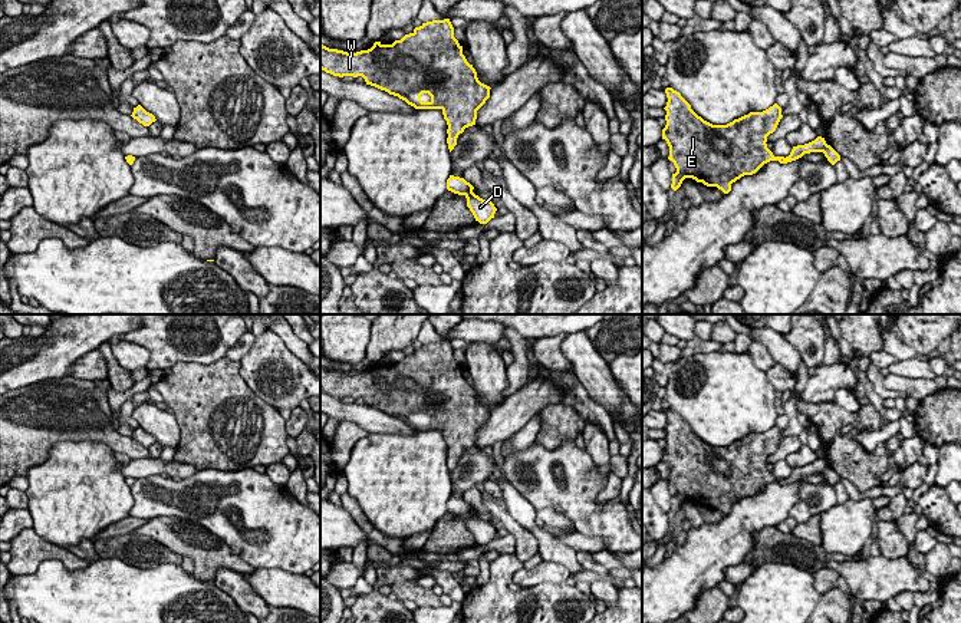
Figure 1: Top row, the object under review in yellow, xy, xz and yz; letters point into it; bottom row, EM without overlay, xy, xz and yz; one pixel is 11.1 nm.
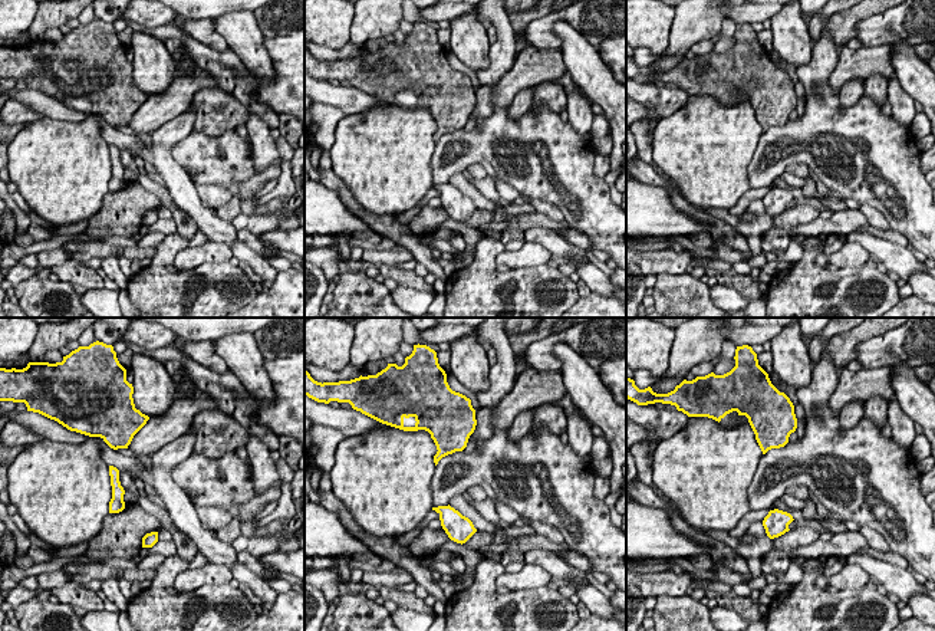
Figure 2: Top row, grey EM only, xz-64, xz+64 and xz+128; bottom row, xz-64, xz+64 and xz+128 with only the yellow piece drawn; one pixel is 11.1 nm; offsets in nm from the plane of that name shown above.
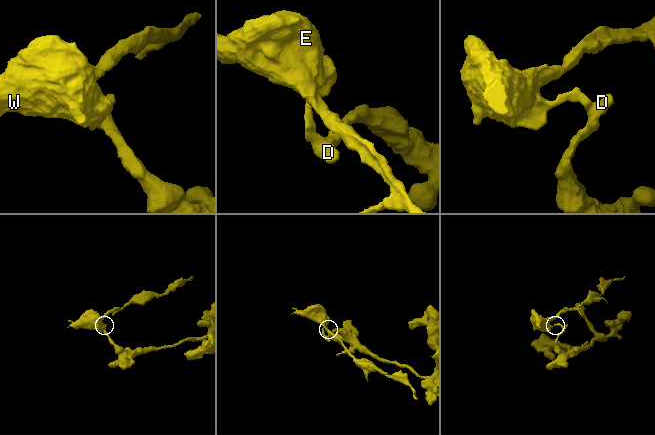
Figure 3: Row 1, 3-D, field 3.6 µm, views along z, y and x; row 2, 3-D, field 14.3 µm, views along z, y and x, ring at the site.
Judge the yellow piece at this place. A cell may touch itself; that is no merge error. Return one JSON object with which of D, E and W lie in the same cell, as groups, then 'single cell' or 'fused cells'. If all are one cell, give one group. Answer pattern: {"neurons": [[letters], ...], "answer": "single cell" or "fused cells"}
{"neurons": [["D"], ["E", "W"]], "answer": "fused cells"}

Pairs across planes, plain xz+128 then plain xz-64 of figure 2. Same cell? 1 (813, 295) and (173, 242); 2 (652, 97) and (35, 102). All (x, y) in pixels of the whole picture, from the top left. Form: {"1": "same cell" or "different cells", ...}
{"1": "same cell", "2": "same cell"}

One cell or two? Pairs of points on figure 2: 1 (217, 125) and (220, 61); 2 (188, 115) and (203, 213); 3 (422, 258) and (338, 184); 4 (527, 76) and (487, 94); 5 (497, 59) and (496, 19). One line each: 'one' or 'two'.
1: two
2: one
3: one
4: one
5: one

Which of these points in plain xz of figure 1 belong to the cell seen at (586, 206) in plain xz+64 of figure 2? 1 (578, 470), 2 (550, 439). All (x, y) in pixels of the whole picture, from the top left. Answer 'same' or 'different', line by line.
1: same
2: different

